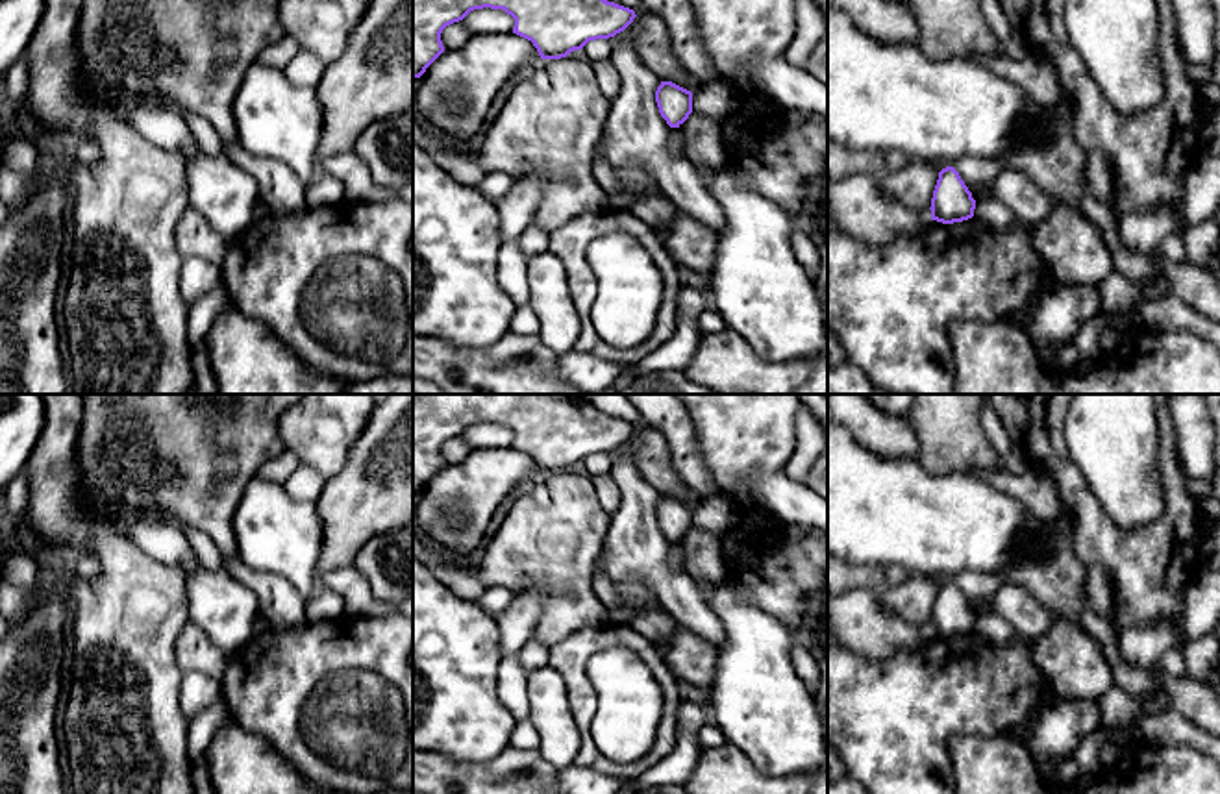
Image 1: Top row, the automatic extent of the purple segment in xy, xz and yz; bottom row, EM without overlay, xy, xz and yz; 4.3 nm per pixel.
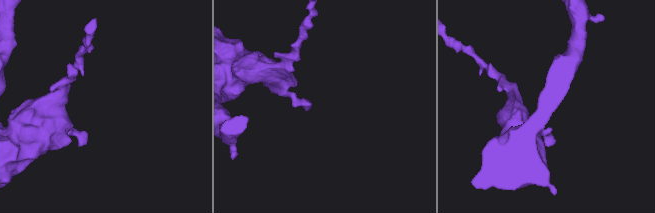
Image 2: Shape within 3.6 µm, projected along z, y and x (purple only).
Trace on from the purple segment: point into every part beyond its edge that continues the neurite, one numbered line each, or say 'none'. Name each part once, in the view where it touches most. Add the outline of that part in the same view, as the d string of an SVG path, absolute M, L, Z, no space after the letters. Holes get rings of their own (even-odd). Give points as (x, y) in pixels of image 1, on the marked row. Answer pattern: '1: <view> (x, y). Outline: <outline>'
none

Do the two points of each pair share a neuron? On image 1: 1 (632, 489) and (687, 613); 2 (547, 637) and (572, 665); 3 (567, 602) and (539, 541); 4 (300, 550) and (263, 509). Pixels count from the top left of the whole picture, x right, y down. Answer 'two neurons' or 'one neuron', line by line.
1: one neuron
2: two neurons
3: one neuron
4: one neuron

